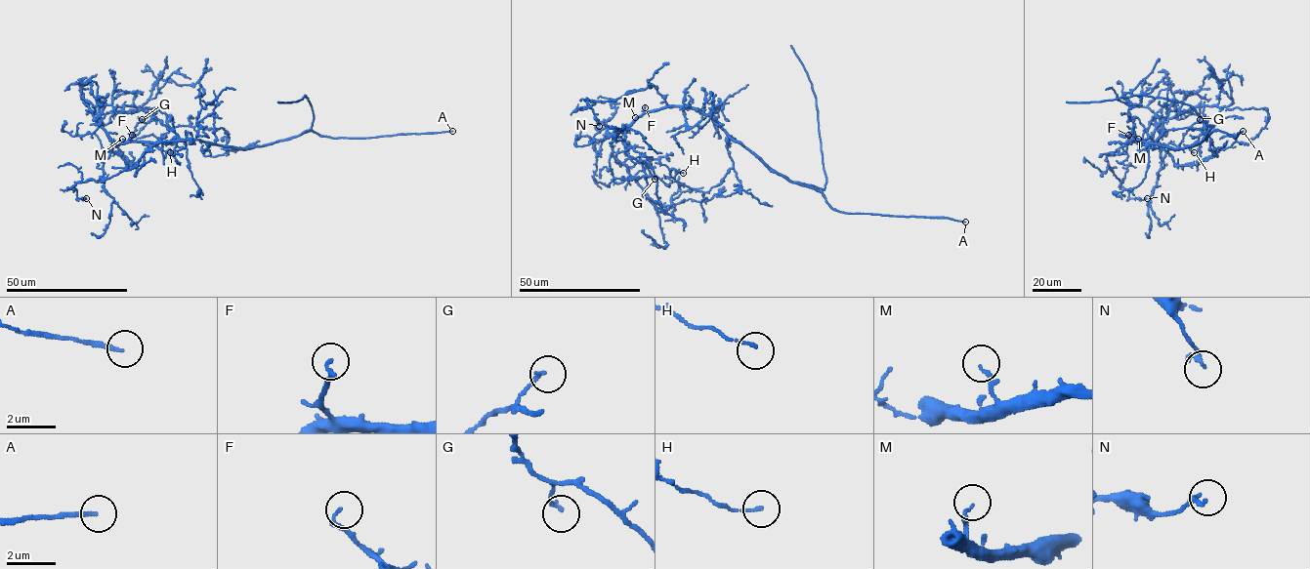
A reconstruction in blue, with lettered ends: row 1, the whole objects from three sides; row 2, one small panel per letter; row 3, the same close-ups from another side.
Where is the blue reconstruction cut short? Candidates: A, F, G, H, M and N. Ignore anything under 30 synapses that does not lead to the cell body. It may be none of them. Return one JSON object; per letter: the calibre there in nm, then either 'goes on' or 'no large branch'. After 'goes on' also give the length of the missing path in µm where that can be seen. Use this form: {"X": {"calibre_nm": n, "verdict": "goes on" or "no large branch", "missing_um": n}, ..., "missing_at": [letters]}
{"A": {"calibre_nm": 150, "verdict": "goes on", "missing_um": 250}, "F": {"calibre_nm": 140, "verdict": "goes on", "missing_um": 40}, "G": {"calibre_nm": 140, "verdict": "no large branch"}, "H": {"calibre_nm": 100, "verdict": "no large branch"}, "M": {"calibre_nm": 120, "verdict": "goes on", "missing_um": 40}, "N": {"calibre_nm": 190, "verdict": "no large branch"}, "missing_at": ["A", "F", "M"]}

